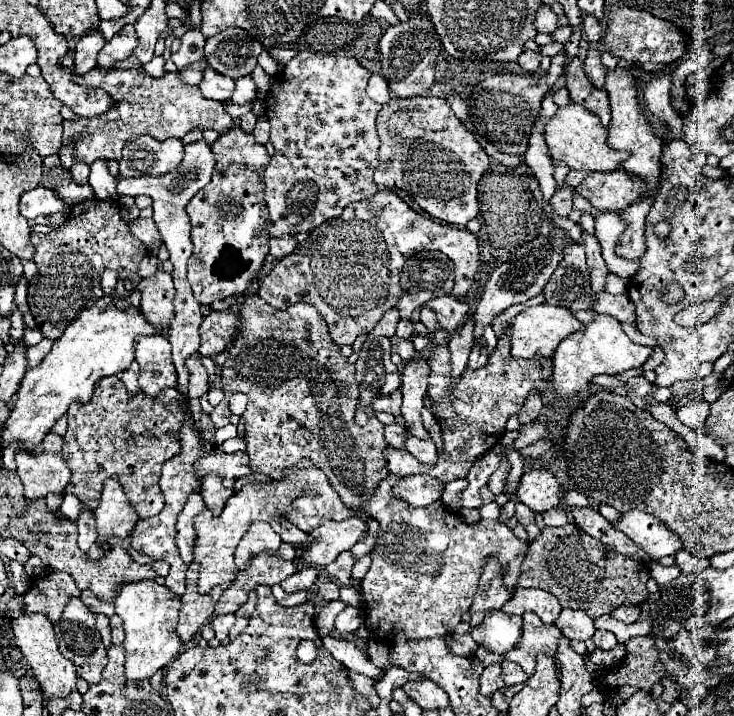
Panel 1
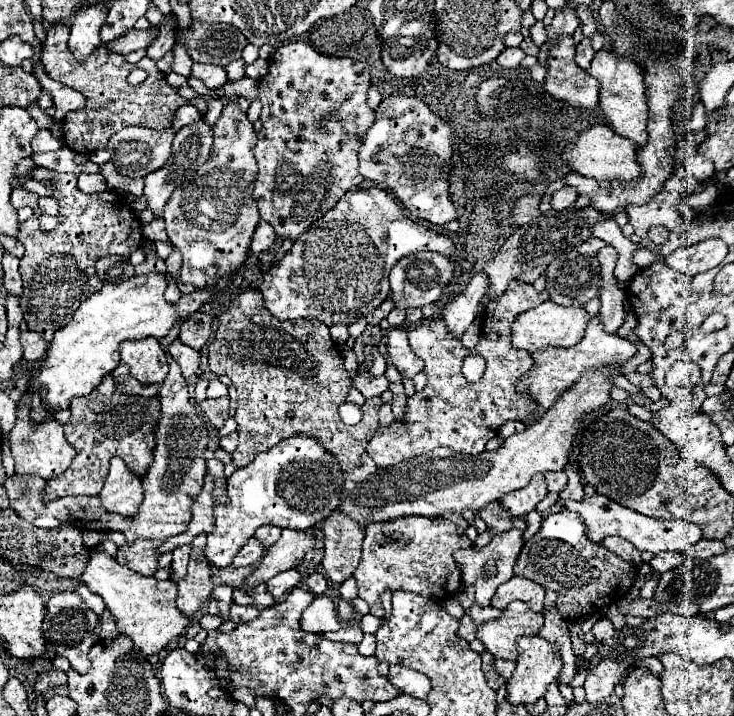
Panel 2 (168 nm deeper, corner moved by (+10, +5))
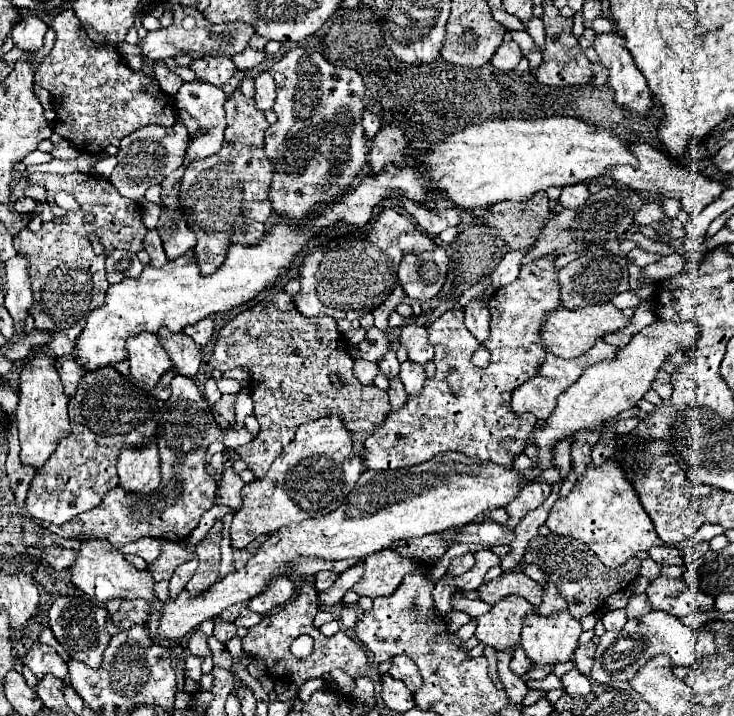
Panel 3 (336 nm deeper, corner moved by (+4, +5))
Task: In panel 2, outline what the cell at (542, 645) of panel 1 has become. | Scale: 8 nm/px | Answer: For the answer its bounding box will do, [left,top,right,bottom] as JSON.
[477,602,543,660]

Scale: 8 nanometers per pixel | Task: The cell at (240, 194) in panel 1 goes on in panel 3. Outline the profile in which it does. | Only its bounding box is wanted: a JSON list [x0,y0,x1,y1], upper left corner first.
[181,90,273,274]

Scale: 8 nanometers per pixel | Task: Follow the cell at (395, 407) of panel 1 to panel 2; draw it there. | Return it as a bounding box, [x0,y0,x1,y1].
[353,376,389,398]

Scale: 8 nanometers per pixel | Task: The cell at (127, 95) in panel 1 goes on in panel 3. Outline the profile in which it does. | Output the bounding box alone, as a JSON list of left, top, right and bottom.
[35,8,177,154]

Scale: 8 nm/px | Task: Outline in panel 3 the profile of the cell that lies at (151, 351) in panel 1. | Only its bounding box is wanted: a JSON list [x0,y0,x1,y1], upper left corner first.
[127,332,173,386]

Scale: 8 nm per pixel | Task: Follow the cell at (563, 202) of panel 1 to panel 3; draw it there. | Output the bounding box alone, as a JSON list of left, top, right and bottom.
[559,184,589,208]

